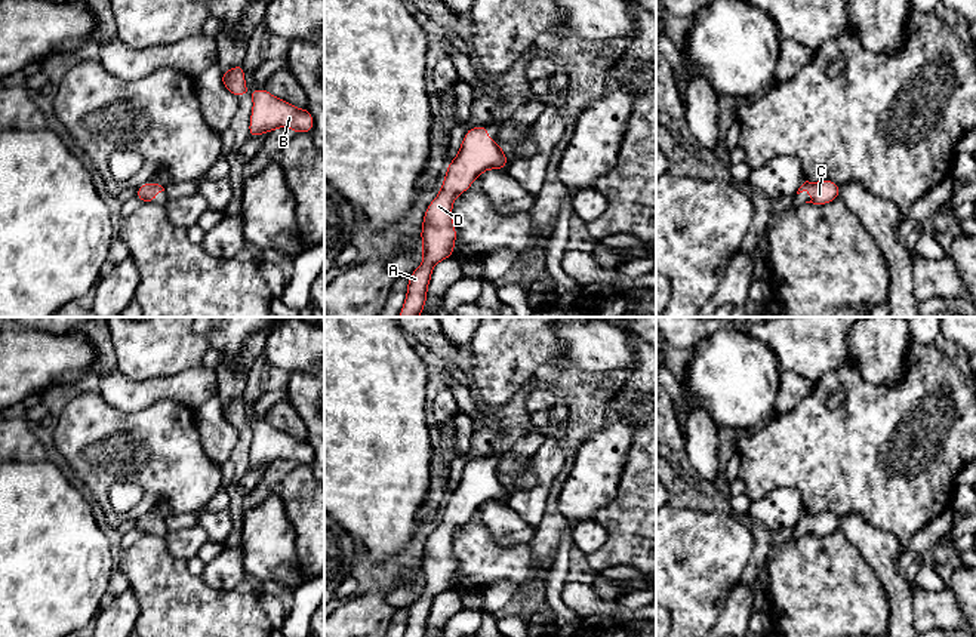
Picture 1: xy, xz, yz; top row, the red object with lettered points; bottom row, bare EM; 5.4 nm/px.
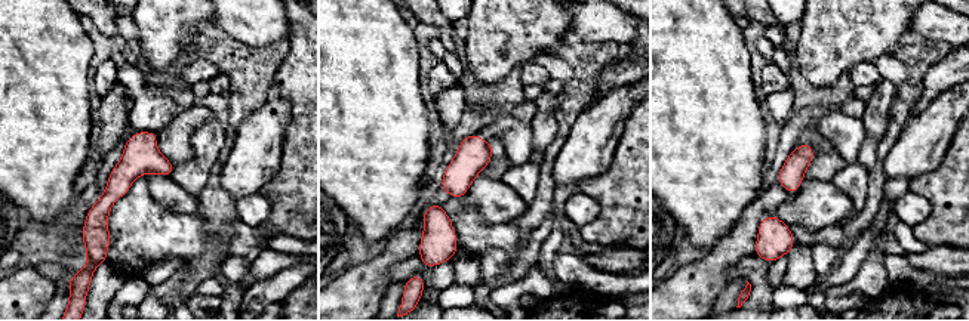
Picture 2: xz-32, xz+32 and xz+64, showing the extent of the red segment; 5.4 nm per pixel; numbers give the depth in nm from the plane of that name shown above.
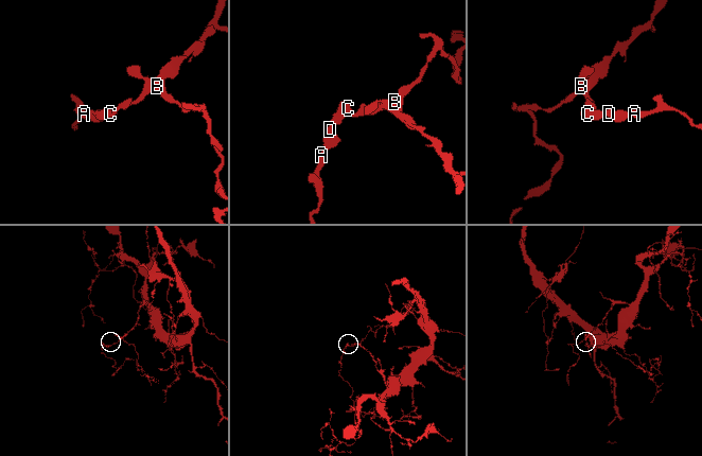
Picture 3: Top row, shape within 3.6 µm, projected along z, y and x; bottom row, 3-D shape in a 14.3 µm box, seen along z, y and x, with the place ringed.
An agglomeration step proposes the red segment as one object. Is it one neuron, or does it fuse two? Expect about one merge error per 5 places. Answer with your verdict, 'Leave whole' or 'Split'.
Leave whole

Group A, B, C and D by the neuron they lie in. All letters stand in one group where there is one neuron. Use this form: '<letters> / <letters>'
A B C D

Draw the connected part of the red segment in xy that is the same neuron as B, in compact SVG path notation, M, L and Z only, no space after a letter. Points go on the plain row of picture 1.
M265 419L250 424L253 441L250 444L247 470L270 465L277 459L289 459L296 465L311 465L314 449L308 440L296 440L292 436L273 428Z

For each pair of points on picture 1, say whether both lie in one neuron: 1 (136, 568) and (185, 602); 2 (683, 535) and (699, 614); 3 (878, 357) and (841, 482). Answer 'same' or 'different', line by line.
1: same
2: same
3: different

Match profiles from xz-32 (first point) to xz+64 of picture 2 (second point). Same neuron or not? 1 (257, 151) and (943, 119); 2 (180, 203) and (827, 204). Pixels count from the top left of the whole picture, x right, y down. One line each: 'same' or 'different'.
1: same
2: same

